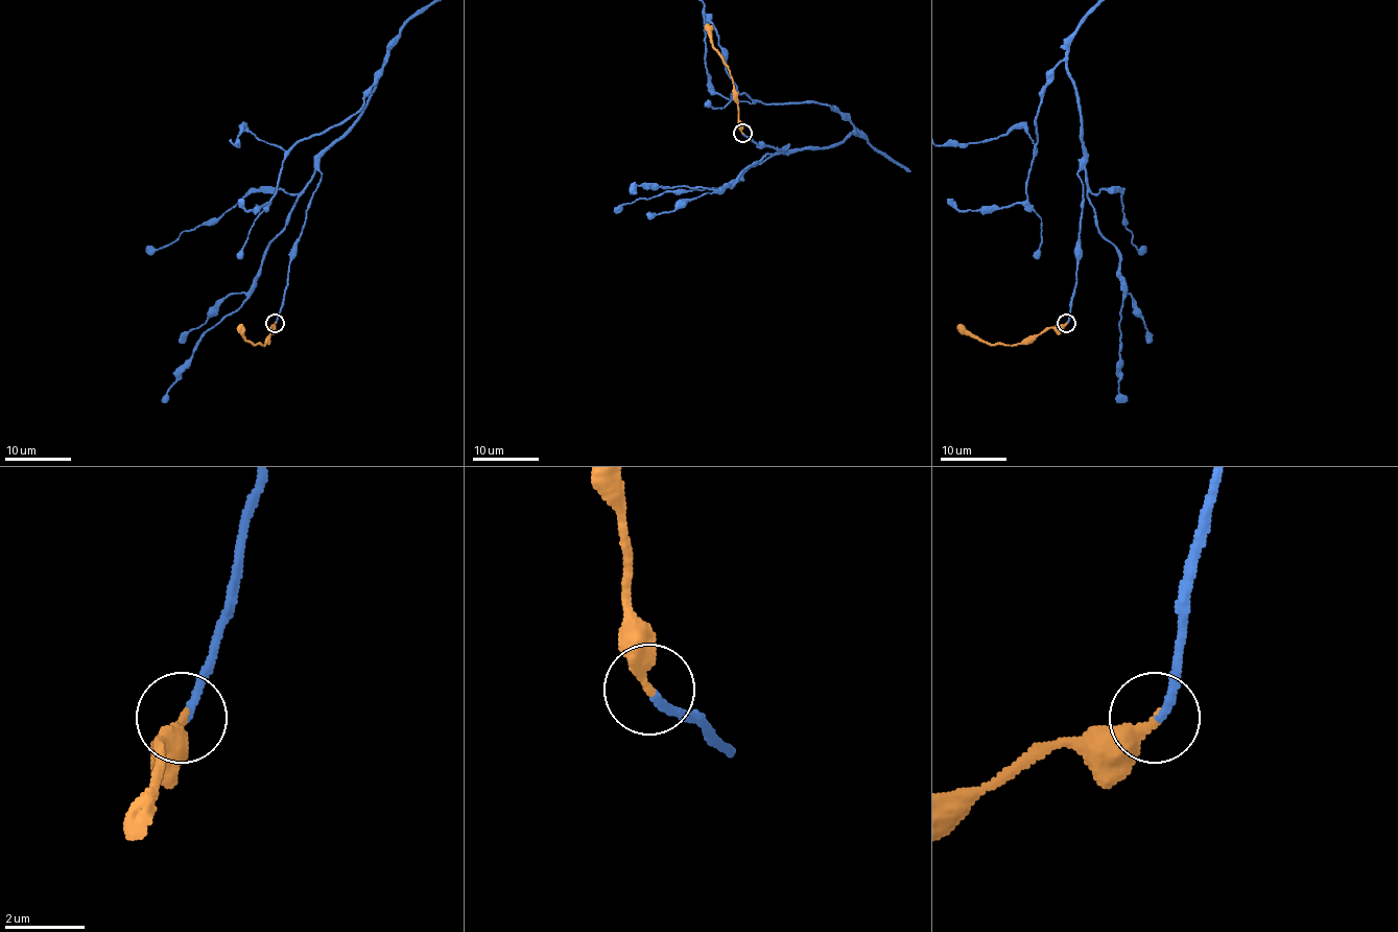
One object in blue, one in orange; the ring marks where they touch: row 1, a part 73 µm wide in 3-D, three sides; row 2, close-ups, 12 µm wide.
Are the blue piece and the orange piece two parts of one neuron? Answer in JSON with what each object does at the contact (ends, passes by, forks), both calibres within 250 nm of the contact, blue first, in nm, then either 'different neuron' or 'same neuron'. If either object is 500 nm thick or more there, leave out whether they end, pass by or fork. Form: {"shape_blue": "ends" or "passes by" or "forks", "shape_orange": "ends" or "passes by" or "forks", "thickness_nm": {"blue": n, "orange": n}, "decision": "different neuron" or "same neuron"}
{"shape_blue": "ends", "shape_orange": "ends", "thickness_nm": {"blue": 190, "orange": 320}, "decision": "same neuron"}

